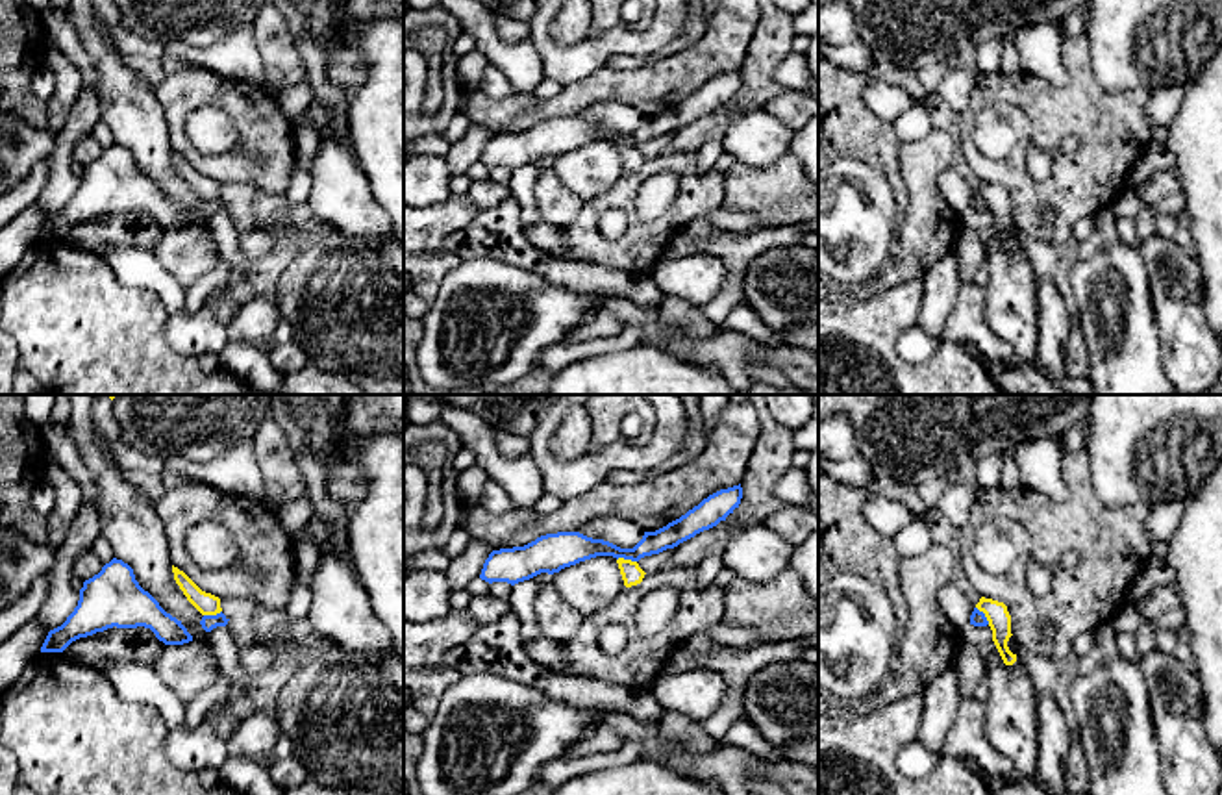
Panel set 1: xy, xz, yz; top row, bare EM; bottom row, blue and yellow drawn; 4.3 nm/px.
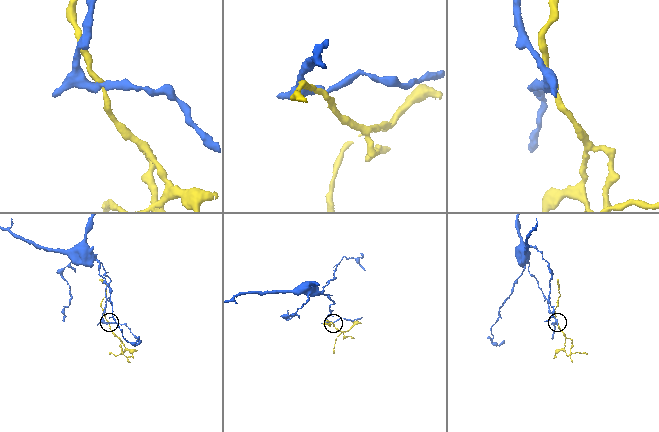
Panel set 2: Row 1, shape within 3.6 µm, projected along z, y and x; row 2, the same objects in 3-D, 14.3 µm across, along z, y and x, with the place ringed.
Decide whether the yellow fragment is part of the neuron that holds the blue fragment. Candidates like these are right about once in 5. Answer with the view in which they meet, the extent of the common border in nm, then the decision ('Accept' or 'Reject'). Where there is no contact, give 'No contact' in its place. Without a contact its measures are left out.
Touches blue in xz. Shared border 90 nm. Reject

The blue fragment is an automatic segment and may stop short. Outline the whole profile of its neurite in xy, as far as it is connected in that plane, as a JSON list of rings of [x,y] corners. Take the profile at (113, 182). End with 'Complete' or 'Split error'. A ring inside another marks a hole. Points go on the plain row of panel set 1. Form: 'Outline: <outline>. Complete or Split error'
Outline: [[[113,143],[98,159],[83,167],[78,191],[61,211],[48,217],[41,237],[63,237],[72,226],[113,211],[150,213],[165,230],[193,226],[181,206],[167,198],[139,170],[133,154]]]. Complete

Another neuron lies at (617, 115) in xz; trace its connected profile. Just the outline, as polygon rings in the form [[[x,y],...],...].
[[[613,100],[594,102],[578,117],[592,124],[609,126],[620,133],[633,133],[644,120],[635,107]]]

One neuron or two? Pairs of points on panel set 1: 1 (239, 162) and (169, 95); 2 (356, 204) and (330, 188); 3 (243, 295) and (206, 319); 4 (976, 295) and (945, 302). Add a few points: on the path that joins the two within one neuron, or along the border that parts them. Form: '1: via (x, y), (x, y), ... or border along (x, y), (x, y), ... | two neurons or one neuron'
1: via (213, 164), (200, 162), (178, 139), (176, 121) | one neuron
2: via (350, 204), (336, 191) | one neuron
3: via (232, 295), (219, 295), (208, 308) | one neuron
4: border along (963, 284), (939, 336) | two neurons

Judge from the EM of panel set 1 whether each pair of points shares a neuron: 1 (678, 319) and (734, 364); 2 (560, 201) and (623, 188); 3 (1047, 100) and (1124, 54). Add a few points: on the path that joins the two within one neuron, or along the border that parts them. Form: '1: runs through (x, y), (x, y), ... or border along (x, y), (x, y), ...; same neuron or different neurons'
1: border along (661, 321), (695, 340), (715, 327); different neurons
2: border along (584, 201), (578, 214), (560, 228); different neurons
3: border along (1084, 32), (1095, 80), (1108, 91), (1132, 91); different neurons

